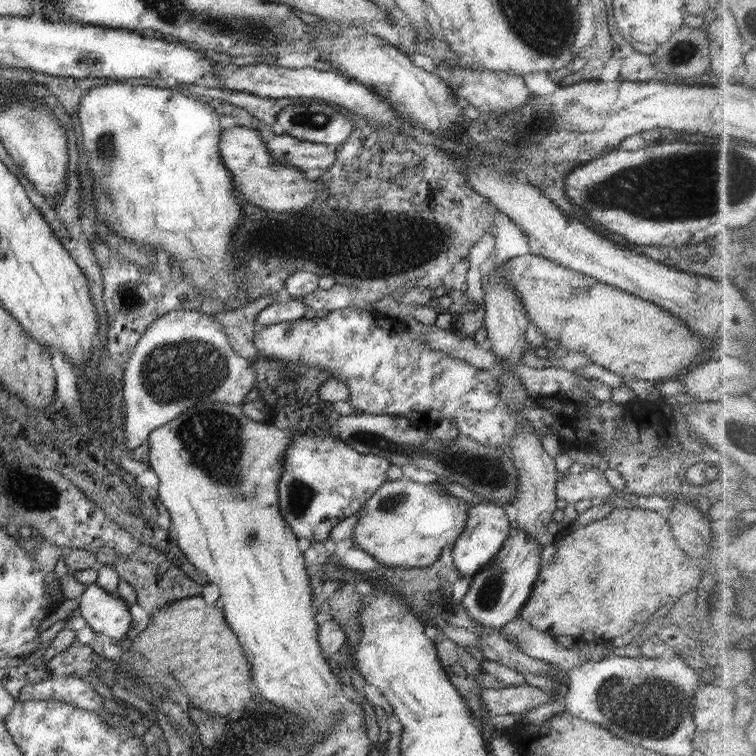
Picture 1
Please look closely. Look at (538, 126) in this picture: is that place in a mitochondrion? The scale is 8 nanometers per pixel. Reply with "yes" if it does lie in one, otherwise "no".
yes

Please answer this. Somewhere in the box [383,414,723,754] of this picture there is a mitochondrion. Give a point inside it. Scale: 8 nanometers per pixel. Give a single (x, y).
(633, 704)

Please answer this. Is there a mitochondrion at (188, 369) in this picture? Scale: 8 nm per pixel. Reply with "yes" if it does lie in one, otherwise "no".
yes

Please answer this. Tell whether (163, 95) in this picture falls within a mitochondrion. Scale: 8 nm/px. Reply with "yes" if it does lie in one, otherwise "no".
no

